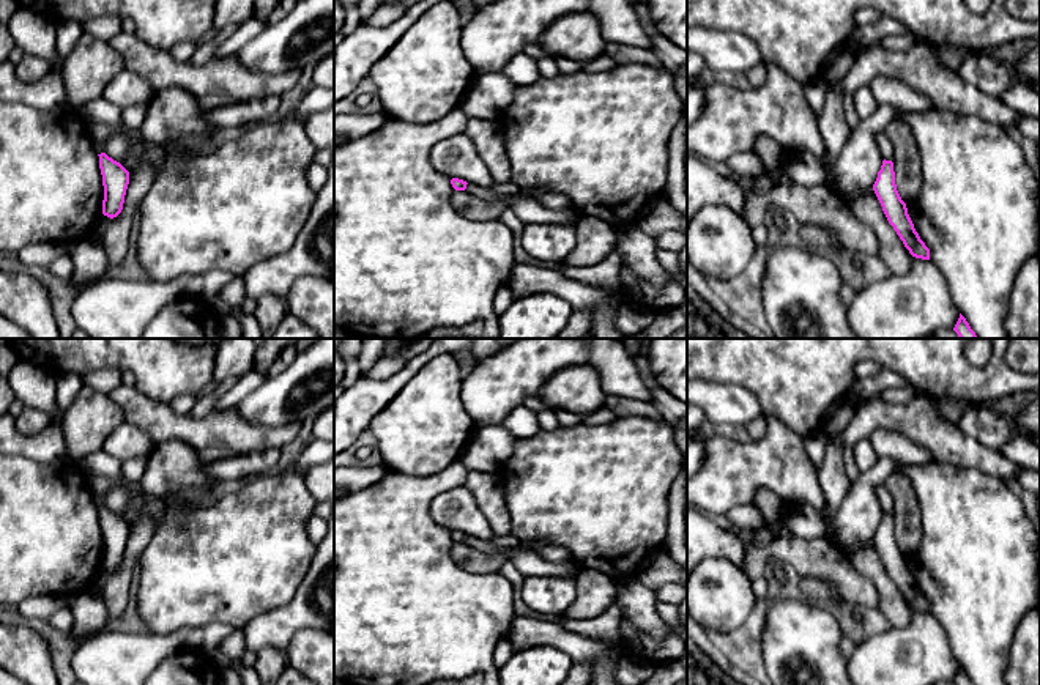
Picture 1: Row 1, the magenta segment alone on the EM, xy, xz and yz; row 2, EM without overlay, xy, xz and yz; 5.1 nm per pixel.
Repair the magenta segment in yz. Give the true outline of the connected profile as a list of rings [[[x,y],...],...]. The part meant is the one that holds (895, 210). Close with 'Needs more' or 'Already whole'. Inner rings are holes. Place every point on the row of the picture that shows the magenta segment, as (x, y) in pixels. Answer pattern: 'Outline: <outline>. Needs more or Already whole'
Outline: [[[882,161],[873,191],[882,206],[882,211],[893,227],[909,254],[916,258],[930,260],[930,249],[920,239],[914,224],[908,214],[906,203],[901,200],[897,184],[892,161]]]. Already whole

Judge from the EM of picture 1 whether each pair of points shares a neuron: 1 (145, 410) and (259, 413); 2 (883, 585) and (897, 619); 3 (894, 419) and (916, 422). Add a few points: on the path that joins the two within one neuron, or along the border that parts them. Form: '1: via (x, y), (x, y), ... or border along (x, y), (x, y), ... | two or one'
1: border along (235, 407), (237, 413), (252, 424), (273, 427) | two
2: via (887, 592), (897, 611) | one
3: via (898, 419), (911, 419) | one

